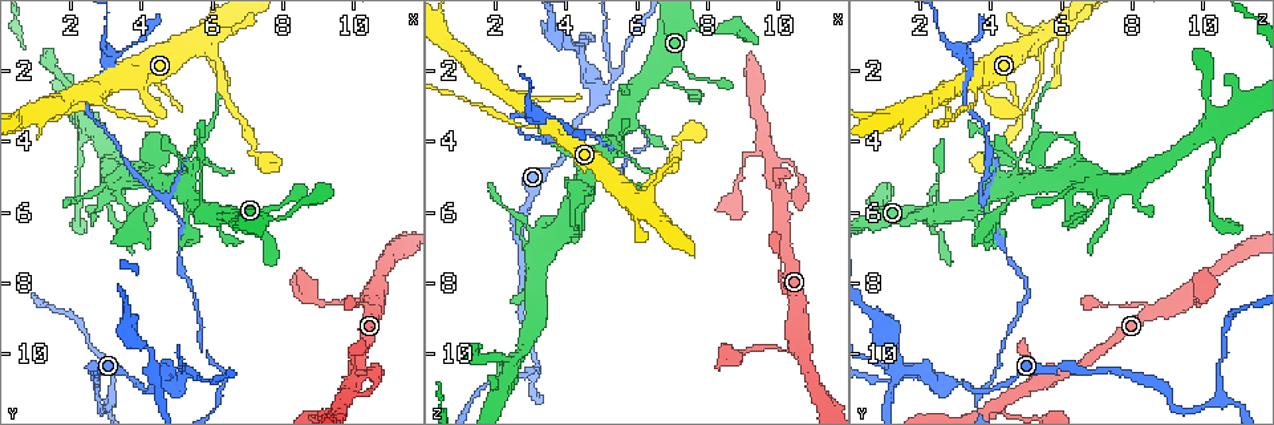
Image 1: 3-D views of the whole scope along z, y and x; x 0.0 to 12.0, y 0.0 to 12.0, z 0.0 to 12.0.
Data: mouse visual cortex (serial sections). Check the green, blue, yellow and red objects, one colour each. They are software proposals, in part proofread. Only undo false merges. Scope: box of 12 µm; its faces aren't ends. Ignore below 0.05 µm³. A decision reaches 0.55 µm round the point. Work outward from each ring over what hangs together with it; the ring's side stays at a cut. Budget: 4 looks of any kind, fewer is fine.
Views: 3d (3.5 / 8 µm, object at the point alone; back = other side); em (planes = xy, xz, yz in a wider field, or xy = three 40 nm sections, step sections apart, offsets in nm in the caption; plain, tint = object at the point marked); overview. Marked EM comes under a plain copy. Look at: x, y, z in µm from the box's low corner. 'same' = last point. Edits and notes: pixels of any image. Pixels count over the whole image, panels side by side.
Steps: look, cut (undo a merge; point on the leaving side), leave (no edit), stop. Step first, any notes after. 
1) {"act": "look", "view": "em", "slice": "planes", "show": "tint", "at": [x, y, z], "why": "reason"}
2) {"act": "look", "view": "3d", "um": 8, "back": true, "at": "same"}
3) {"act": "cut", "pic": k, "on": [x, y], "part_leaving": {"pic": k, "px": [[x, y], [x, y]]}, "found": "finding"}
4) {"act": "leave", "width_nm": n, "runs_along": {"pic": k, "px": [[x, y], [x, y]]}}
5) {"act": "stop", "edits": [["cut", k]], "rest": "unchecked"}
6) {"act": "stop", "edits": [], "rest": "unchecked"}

{"act": "look", "view": "3d", "um": 3.5, "back": true, "at": [6.1, 1.6, 5.4], "why": "sudden change in width"}

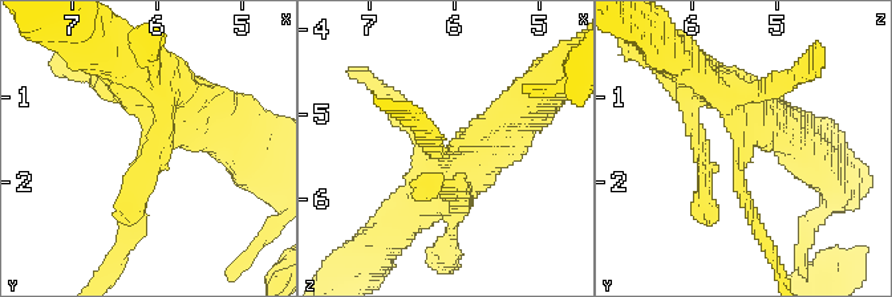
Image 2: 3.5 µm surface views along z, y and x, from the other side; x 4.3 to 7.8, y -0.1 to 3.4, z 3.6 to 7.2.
{"act": "look", "view": "em", "slice": "xy", "step": 1, "show": "tint", "at": [6.00, 1.65, 5.35], "arm_widths_nm": [150, 350]}

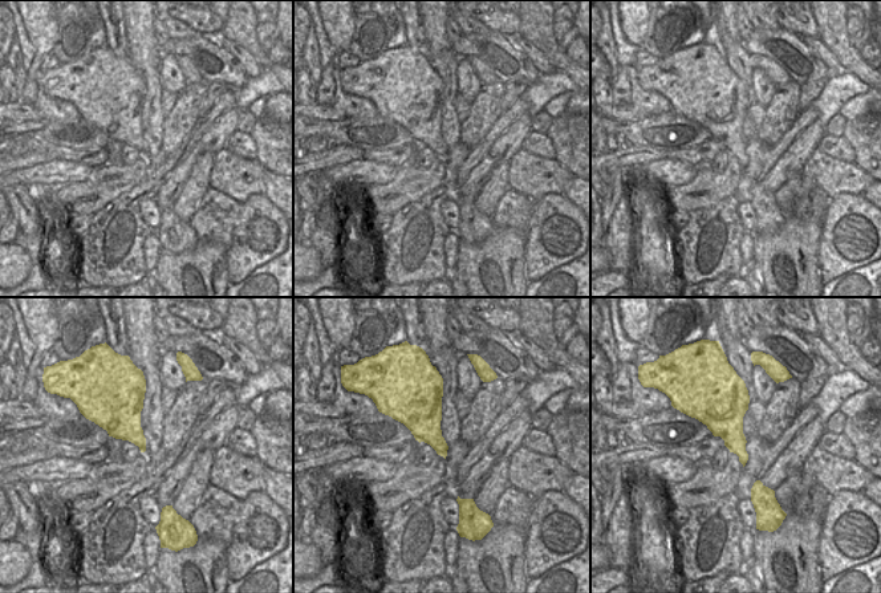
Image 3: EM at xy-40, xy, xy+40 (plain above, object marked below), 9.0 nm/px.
{"act": "leave", "runs_along": {"pic": 2, "px": [[221, 129], [167, 137], [130, 230]]}, "found": "continuous, no second cell"}

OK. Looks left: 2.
{"act": "look", "view": "3d", "um": 3.5, "at": [3.2, 2.4, 3.6], "why": "side arm on a straight run"}

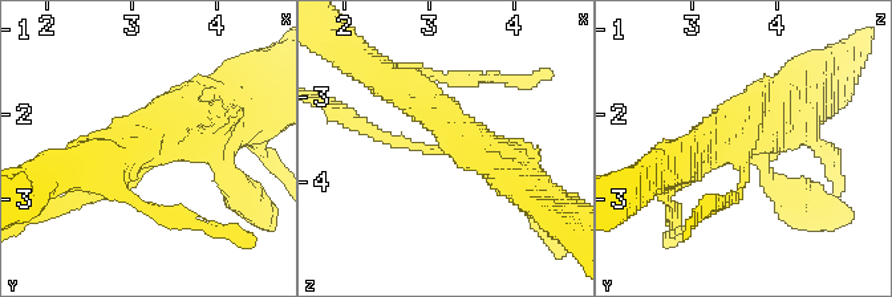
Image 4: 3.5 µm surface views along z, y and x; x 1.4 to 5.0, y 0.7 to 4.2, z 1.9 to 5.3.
{"act": "look", "view": "em", "slice": "xy", "step": 1, "show": "tint", "at": [3.25, 2.45, 3.55], "arms": 3, "arm_widths_nm": [100, 450, 500]}

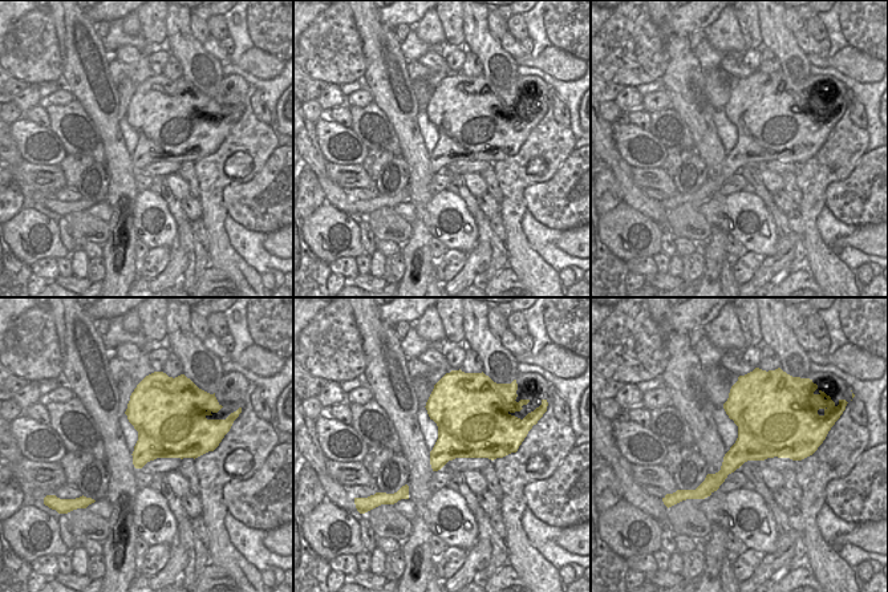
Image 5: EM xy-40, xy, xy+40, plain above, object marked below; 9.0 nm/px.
{"act": "cut", "pic": 4, "on": [394, 143], "part_leaving": {"pic": 4, "px": [[433, 150], [396, 143], [335, 113]]}, "found": "two cells meet here"}

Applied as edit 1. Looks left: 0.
{"act": "stop", "edits": [["cut", 4]], "rest": "unchecked"}

